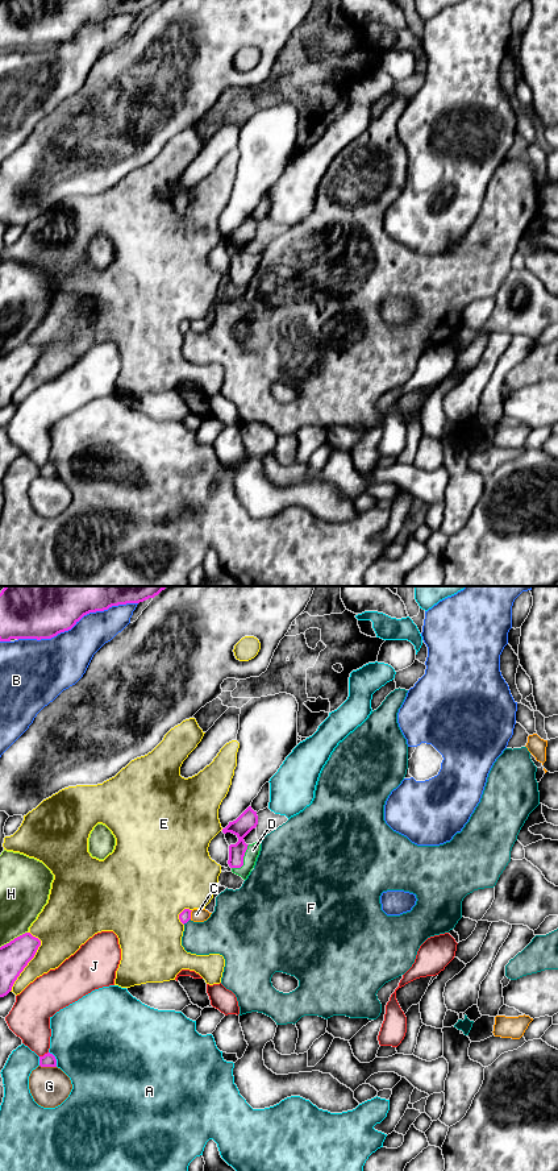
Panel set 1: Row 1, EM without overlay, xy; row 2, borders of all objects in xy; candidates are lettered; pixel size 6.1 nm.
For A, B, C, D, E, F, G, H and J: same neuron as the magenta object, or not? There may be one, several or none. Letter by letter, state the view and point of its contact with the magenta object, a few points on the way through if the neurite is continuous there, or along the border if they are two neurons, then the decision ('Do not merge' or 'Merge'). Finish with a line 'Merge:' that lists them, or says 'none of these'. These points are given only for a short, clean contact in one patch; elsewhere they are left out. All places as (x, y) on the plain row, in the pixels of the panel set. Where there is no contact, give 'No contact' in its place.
A: Touches magenta at xy (55, 469). Do not merge
B: Touches magenta at xy (76, 30). Do not merge
C: Touches magenta at xy (190, 324). Do not merge
D: Touches magenta at xy (242, 270). Path across: xy (248, 231), (241, 237), (242, 270), (253, 260). Merge
E: Touches magenta at xy (30, 369). Do not merge
F: Touches magenta at xy (186, 332). Do not merge
G: Touches magenta at xy (48, 476). Do not merge
H: Touches magenta at xy (15, 348). Do not merge
J: Touches magenta at xy (45, 464). Do not merge
Merge: D

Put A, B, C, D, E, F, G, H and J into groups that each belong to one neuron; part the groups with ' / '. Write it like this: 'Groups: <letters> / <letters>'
Groups: A / B / C / D / E / F / G / H / J

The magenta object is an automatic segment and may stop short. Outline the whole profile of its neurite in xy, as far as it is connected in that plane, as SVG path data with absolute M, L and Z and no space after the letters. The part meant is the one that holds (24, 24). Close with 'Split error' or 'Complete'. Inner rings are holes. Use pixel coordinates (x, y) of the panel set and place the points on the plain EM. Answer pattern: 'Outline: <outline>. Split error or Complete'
Outline: M1 0L0 51L51 49L84 25L140 13L162 0Z. Complete

